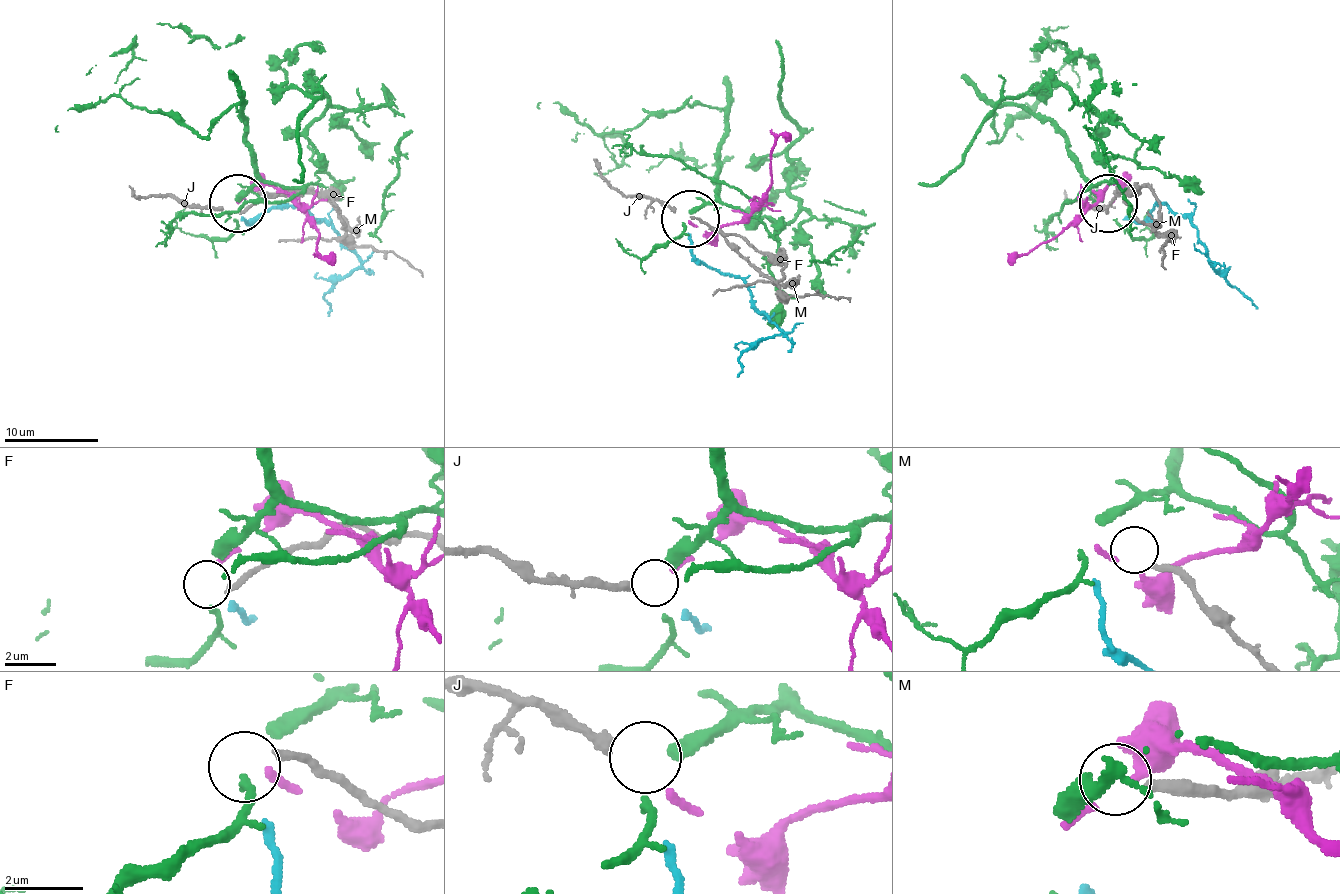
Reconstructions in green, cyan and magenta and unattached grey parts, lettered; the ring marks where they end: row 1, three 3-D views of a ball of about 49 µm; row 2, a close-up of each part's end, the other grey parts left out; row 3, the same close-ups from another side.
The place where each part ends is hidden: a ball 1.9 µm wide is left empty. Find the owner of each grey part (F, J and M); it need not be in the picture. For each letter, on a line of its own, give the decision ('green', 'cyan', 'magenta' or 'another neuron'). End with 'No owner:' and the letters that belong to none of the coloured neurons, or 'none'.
F: another neuron
J: green
M: another neuron
No owner: F, M

